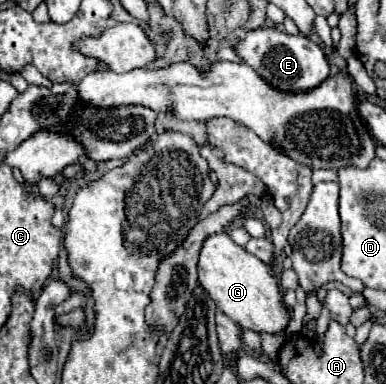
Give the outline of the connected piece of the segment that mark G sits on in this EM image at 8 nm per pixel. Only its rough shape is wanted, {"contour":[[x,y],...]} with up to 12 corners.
{"contour":[[226,233],[204,239],[198,283],[240,327],[290,321],[270,267]]}

